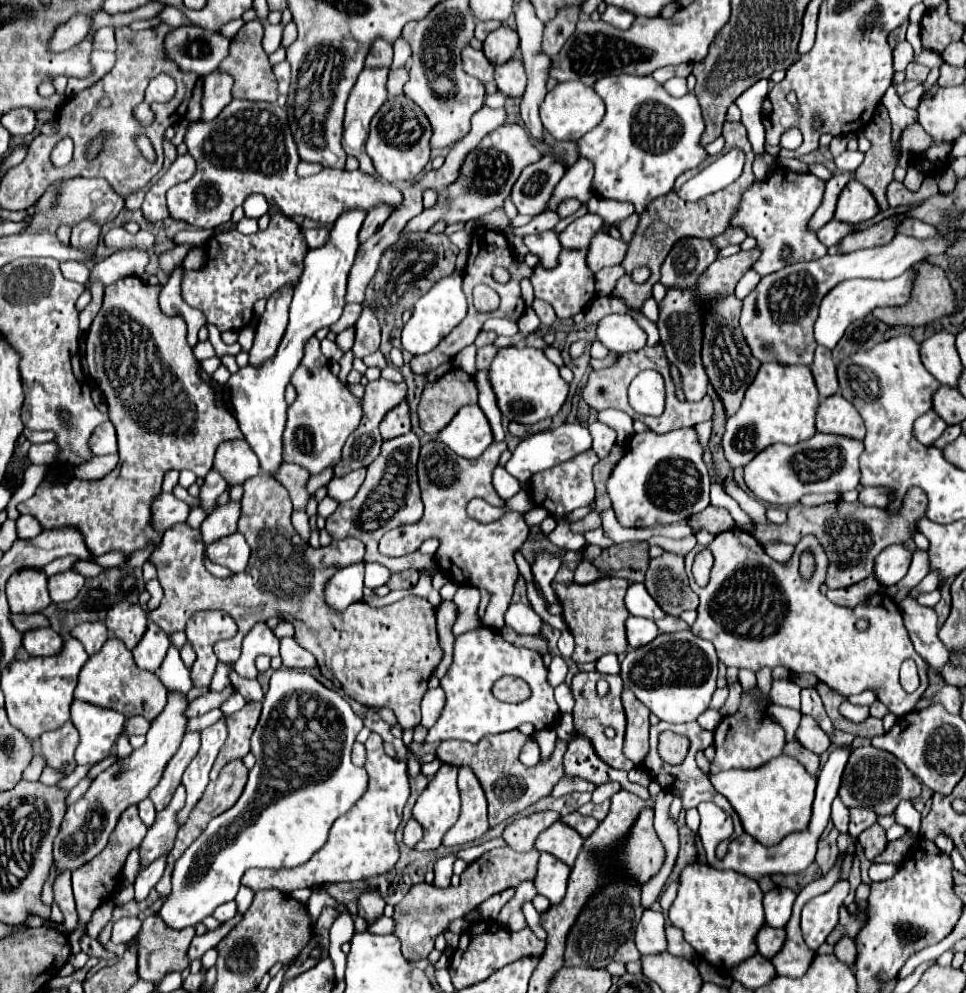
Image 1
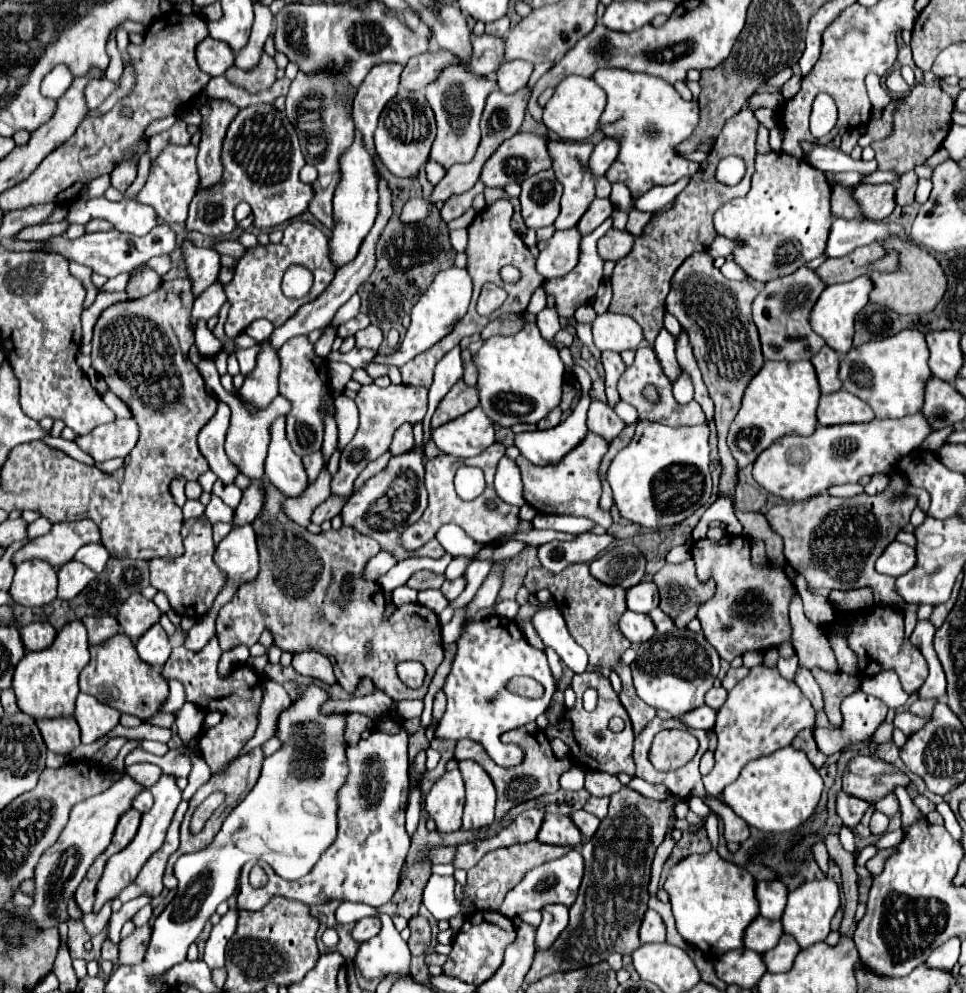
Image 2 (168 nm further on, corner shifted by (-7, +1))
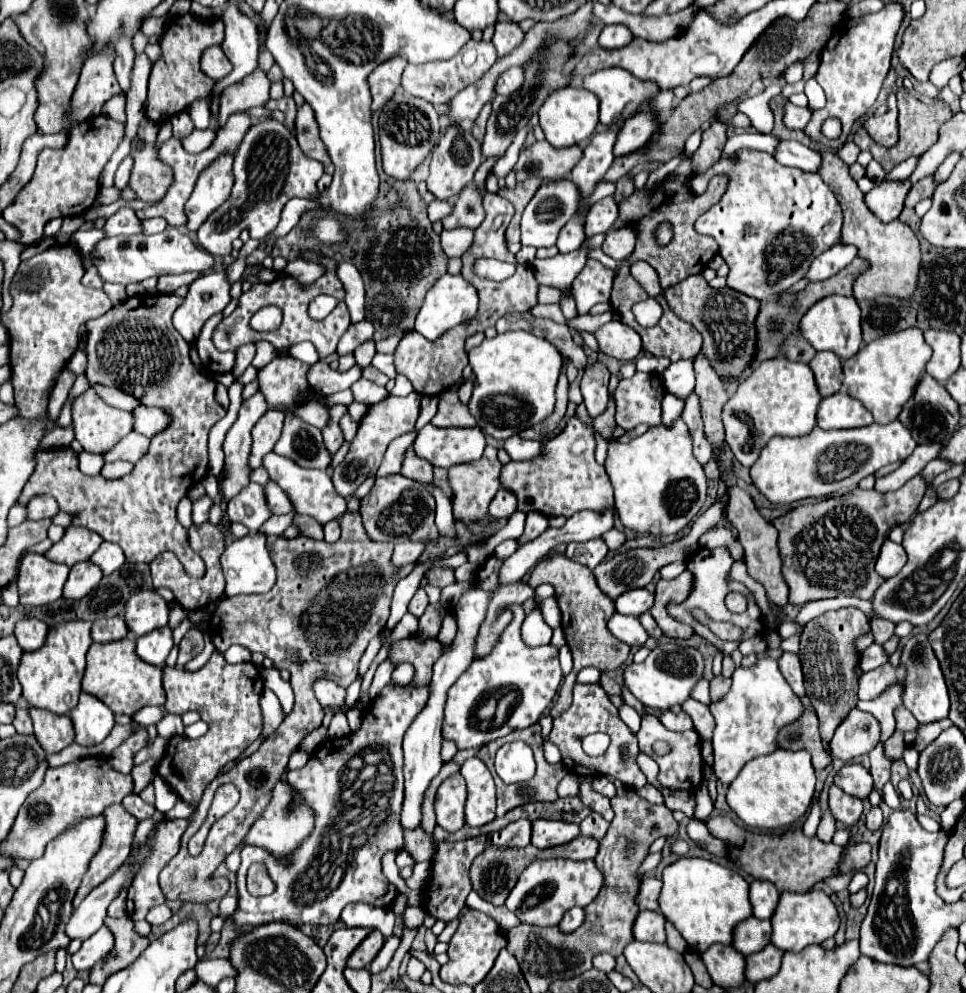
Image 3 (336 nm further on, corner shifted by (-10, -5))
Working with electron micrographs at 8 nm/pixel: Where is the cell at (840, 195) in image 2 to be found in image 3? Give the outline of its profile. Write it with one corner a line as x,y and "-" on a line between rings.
819,150
821,154
821,166
817,174
823,178
823,182
831,188
835,194
839,206
843,208
843,234
841,242
851,244
857,248
857,258
865,260
869,268
857,276
853,282
853,296
857,300
863,298
875,298
881,294
887,296
897,296
897,298
909,298
915,290
917,284
917,274
919,274
919,262
921,262
921,252
919,252
919,240
913,234
913,230
901,222
881,222
863,202
863,194
857,188
855,180
849,176
849,166
833,152
829,150

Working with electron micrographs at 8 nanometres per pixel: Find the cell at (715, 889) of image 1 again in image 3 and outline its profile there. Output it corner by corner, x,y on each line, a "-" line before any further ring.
679,858
665,866
663,886
659,892
659,912
677,928
689,948
705,952
711,944
731,944
733,924
751,916
749,884
745,878
727,866
705,858

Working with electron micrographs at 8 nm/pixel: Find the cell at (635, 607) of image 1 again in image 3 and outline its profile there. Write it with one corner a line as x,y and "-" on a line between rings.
645,588
629,590
629,592
621,594
621,598
615,600
615,610
619,614
641,616
643,612
649,610
649,606
653,606
653,594
649,590
645,590

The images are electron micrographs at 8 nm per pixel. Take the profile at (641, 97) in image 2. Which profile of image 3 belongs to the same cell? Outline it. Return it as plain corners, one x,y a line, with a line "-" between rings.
609,68
609,70
599,70
595,74
589,74
583,78
583,88
591,90
595,96
599,96
599,120
605,126
615,124
617,120
627,120
639,110
649,110
649,98
659,90
657,84
653,82
637,82
627,70
621,68

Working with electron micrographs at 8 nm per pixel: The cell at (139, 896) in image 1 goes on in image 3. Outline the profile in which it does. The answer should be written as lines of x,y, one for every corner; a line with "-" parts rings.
101,926
91,938
87,938
81,948
71,956
75,970
89,970
93,964
97,964
101,958
105,958
107,950
113,946
113,934

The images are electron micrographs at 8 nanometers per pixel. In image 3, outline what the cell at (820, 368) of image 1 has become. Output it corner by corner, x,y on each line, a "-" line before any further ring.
817,352
811,358
809,368
815,374
815,382
817,382
821,396
831,396
831,394
839,392
839,388
841,388
841,360
835,354

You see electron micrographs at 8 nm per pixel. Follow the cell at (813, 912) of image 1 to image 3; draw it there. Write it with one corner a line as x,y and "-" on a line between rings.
809,890
805,894
799,892
781,892
777,908
771,918
771,944
779,950
803,950
809,944
821,944
823,940
835,936
839,928
839,914
831,898
821,890

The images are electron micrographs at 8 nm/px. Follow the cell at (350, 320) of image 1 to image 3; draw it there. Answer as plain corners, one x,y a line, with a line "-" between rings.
369,320
351,324
349,330
345,332
345,336
341,338
339,346
337,346
337,354
345,356
345,354
353,354
357,346
361,346
363,342
373,338
373,324

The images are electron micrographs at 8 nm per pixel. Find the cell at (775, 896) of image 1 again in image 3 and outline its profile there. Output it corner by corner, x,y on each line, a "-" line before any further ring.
753,880
749,884
749,900
753,906
753,916
759,920
769,920
777,904
779,890
767,880

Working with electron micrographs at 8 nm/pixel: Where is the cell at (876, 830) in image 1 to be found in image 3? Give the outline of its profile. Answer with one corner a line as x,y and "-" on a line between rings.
875,806
871,808
871,812
865,816
865,824
869,830
879,830
881,824
883,824
883,814
881,814
881,808

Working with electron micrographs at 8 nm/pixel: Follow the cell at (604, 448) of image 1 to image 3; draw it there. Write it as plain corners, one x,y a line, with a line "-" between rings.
595,360
583,370
581,378
581,394
591,418
599,416
607,408
607,384
609,384
609,370
603,362

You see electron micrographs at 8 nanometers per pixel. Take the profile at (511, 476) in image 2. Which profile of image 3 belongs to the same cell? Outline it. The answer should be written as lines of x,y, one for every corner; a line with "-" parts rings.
501,488
495,494
495,498
491,500
491,506
489,506
489,514
493,518
509,518
515,510
517,510
517,498
515,498
515,494
511,494
505,488

